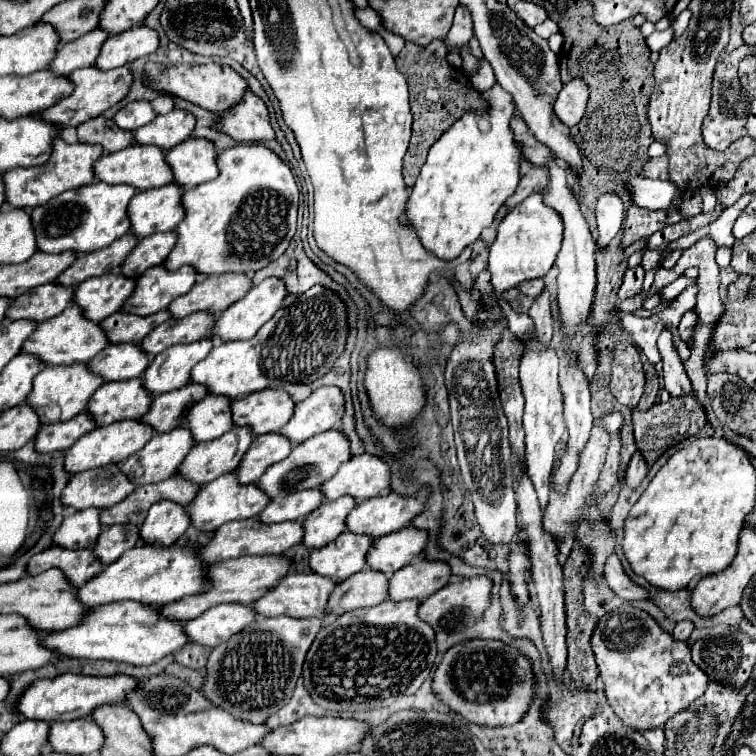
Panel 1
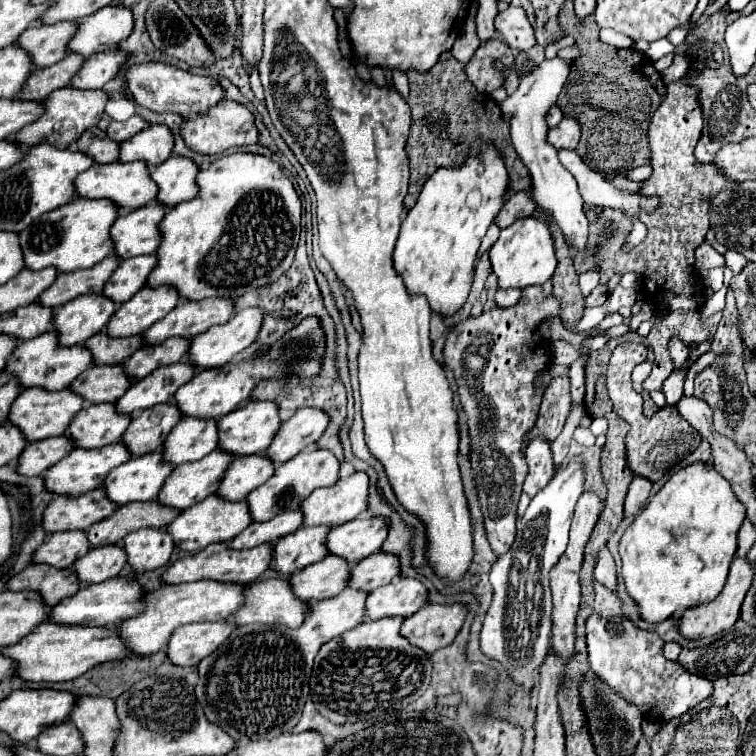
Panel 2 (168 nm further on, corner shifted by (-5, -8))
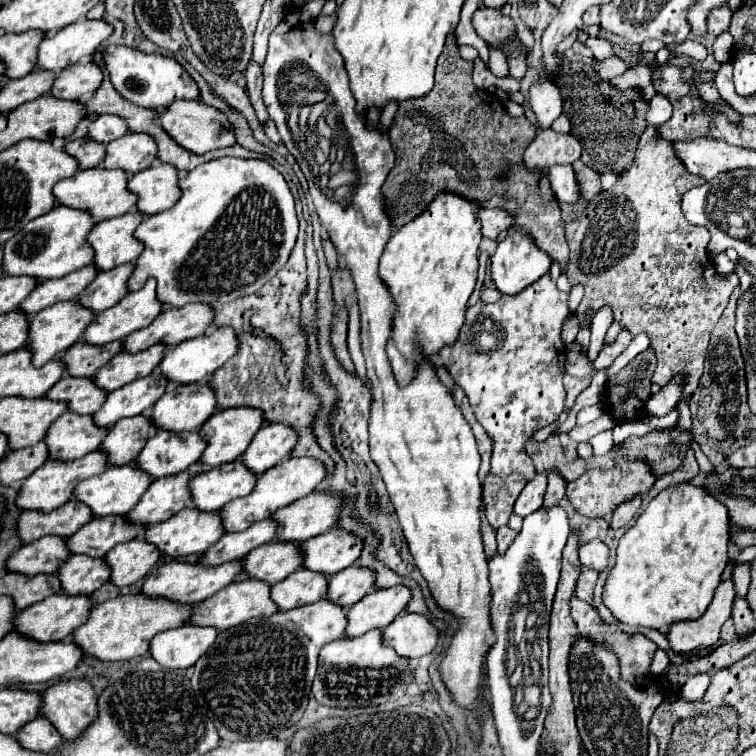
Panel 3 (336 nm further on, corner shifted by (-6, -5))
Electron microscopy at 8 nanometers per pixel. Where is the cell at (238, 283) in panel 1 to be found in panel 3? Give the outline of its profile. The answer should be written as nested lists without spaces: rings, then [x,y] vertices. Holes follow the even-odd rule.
[[[186,304],[184,308],[162,310],[150,326],[132,332],[122,340],[124,352],[140,352],[154,344],[176,346],[182,340],[202,336],[212,324],[214,312],[208,304]]]

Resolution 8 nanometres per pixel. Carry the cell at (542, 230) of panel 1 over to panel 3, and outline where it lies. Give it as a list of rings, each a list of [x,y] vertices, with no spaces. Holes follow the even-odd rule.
[[[508,230],[506,240],[502,240],[494,252],[494,256],[490,258],[490,270],[492,270],[492,282],[496,284],[500,294],[506,296],[516,296],[516,292],[522,292],[524,288],[528,288],[532,282],[536,282],[538,278],[542,278],[548,270],[550,270],[550,256],[546,252],[542,252],[528,236],[524,236],[518,230]]]

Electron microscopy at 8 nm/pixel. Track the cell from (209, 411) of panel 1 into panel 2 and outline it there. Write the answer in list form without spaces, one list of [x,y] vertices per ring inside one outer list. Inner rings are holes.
[[[183,417],[165,439],[165,461],[173,465],[203,459],[217,449],[217,421]]]

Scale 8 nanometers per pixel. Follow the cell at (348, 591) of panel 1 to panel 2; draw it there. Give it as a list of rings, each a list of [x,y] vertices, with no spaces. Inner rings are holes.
[[[347,587],[339,595],[317,601],[311,605],[309,615],[303,625],[297,629],[289,629],[285,625],[243,625],[233,631],[233,635],[217,649],[213,655],[205,657],[199,663],[199,683],[195,687],[197,701],[201,703],[207,719],[219,725],[225,733],[229,733],[235,741],[257,741],[257,739],[273,739],[281,733],[289,733],[301,719],[303,705],[309,695],[309,677],[313,669],[313,659],[323,643],[341,633],[357,627],[365,621],[365,591],[353,591]]]

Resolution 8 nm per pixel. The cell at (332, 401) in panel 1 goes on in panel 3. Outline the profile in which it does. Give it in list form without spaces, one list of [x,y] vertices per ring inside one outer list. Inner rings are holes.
[[[264,424],[258,430],[258,436],[250,442],[250,448],[242,454],[242,464],[256,476],[276,466],[278,462],[290,456],[292,446],[296,444],[296,432],[286,424]]]

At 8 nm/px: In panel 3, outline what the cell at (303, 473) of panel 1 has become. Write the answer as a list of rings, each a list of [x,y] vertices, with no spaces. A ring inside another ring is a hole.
[[[288,458],[282,464],[276,464],[266,474],[258,476],[254,490],[248,496],[232,500],[230,504],[226,504],[226,508],[220,508],[220,518],[222,518],[224,532],[242,532],[250,524],[270,518],[272,512],[276,512],[278,508],[284,508],[290,502],[310,494],[324,478],[326,478],[326,470],[314,458]]]

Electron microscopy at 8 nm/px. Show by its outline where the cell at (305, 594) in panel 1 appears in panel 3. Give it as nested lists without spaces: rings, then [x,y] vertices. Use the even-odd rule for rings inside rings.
[[[238,580],[238,582],[228,584],[220,592],[216,592],[212,598],[206,598],[200,604],[196,604],[192,608],[190,624],[194,624],[194,626],[212,626],[218,632],[222,632],[222,630],[238,626],[238,624],[242,624],[250,618],[272,616],[274,612],[278,612],[278,608],[270,598],[270,586],[262,584],[260,580]]]

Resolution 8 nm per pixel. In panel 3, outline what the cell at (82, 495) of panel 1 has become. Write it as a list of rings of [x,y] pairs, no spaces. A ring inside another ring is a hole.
[[[68,500],[68,504],[62,504],[60,508],[48,514],[24,510],[16,520],[16,532],[22,544],[34,542],[48,534],[66,538],[66,536],[72,536],[80,526],[84,526],[90,518],[92,514],[88,506],[76,500]]]

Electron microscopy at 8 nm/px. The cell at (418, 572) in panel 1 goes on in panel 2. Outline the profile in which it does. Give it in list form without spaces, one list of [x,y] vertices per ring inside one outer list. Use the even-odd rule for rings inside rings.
[[[399,577],[393,583],[371,591],[367,597],[367,619],[381,617],[409,617],[419,607],[429,603],[429,593],[423,589],[423,583],[413,577]]]

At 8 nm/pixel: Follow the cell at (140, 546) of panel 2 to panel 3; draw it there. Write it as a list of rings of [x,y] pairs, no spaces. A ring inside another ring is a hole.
[[[130,540],[118,544],[104,558],[106,564],[110,566],[110,582],[122,588],[142,580],[150,572],[150,568],[158,562],[160,552],[156,550],[156,546],[144,540]]]

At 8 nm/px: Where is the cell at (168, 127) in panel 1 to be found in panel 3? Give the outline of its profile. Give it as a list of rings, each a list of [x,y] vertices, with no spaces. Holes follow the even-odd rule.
[[[126,134],[106,148],[104,168],[106,170],[124,170],[134,174],[146,170],[156,160],[156,142],[148,134]]]

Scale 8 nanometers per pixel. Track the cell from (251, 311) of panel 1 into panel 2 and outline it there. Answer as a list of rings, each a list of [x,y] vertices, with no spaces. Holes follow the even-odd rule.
[[[247,307],[243,311],[237,311],[227,323],[223,325],[217,325],[217,327],[211,327],[209,331],[201,333],[201,335],[195,335],[191,339],[191,347],[189,347],[189,361],[197,367],[203,367],[203,369],[211,369],[211,367],[221,367],[221,365],[227,365],[229,361],[233,361],[233,357],[243,351],[245,347],[249,347],[259,331],[261,331],[261,323],[265,319],[265,311],[261,311],[261,307]]]

